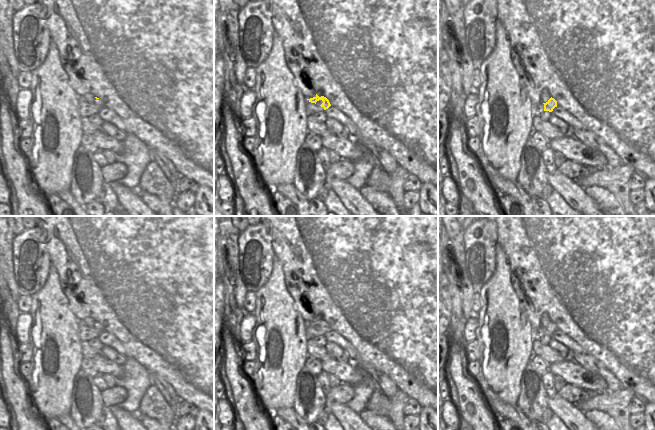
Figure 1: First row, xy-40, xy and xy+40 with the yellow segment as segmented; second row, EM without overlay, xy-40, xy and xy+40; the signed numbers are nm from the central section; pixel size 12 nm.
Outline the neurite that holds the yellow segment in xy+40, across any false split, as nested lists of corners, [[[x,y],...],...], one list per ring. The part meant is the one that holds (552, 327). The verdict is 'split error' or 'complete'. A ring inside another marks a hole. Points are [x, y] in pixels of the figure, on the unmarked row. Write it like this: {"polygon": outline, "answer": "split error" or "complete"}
{"polygon": [[[551,321],[546,327],[540,327],[539,329],[535,329],[534,334],[535,338],[540,335],[552,336],[555,331],[557,331],[557,325]]], "answer": "split error"}

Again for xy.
{"polygon": [[[316,318],[315,321],[307,323],[307,326],[305,328],[305,336],[307,340],[313,340],[318,336],[322,336],[328,333],[330,330],[331,328],[326,321],[324,320],[319,321]]], "answer": "split error"}

